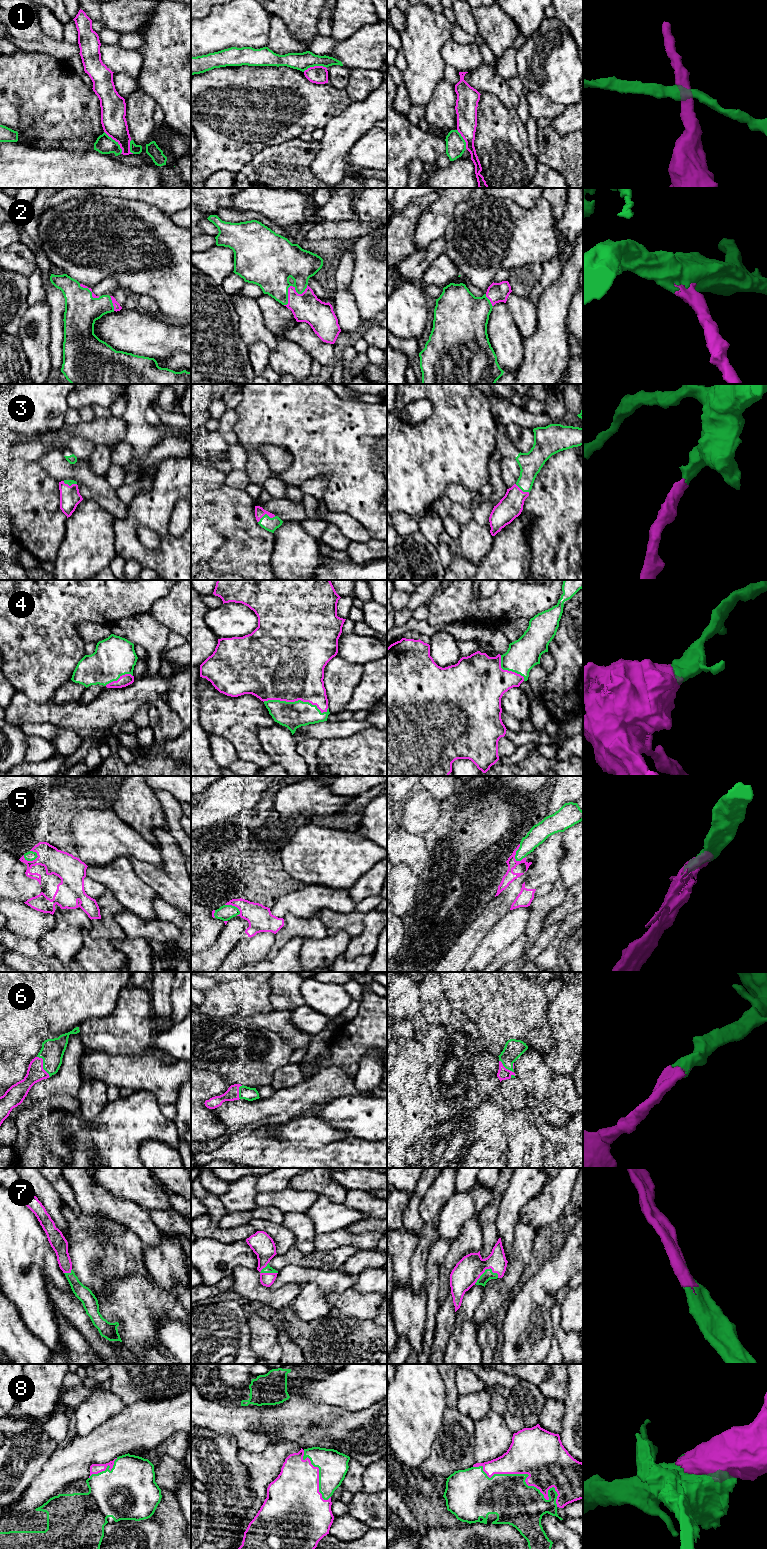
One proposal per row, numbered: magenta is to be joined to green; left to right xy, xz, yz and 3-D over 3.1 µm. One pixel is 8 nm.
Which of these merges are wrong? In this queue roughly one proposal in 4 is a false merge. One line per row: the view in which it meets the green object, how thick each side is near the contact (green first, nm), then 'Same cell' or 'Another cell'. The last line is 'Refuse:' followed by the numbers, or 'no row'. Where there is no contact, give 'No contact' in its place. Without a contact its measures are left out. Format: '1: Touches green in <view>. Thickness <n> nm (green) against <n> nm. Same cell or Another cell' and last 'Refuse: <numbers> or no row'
1: Touches green in xy. Thickness 150 nm (green) against 200 nm. Another cell
2: Touches green in xz. Thickness 400 nm (green) against 240 nm. Same cell
3: Touches green in xz. Thickness 110 nm (green) against 80 nm. Same cell
4: Touches green in xz. Thickness 220 nm (green) against 480 nm. Same cell
5: Touches green in xy. Thickness 80 nm (green) against 200 nm. Same cell
6: Touches green in xy. Thickness 190 nm (green) against 140 nm. Same cell
7: Touches green in yz. Thickness 80 nm (green) against 220 nm. Same cell
8: Touches green in yz. Thickness 360 nm (green) against 380 nm. Same cell
Refuse: 1

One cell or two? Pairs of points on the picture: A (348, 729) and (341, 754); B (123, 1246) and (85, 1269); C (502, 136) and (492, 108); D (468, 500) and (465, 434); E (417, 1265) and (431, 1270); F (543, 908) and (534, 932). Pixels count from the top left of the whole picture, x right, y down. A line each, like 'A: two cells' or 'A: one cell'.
A: two cells
B: one cell
C: one cell
D: two cells
E: two cells
F: one cell

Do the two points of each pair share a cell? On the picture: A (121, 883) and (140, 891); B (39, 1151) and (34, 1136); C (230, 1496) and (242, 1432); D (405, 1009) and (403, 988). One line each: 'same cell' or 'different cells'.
A: same cell
B: same cell
C: different cells
D: same cell

